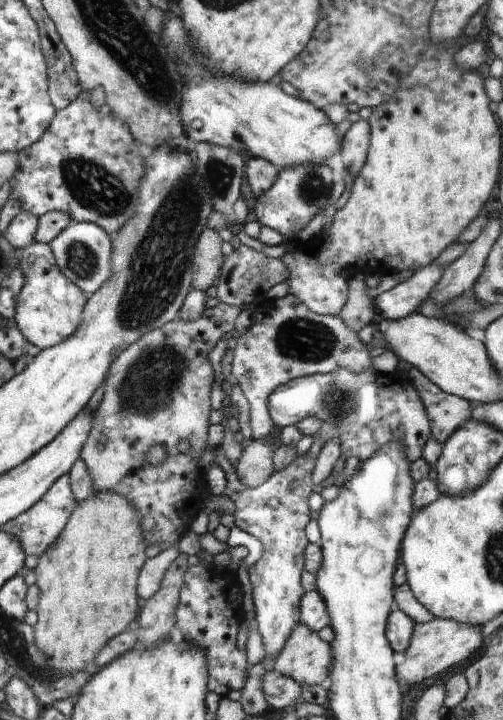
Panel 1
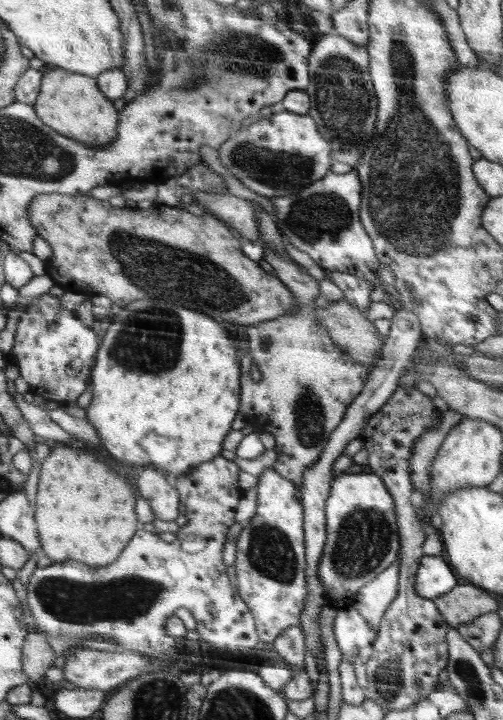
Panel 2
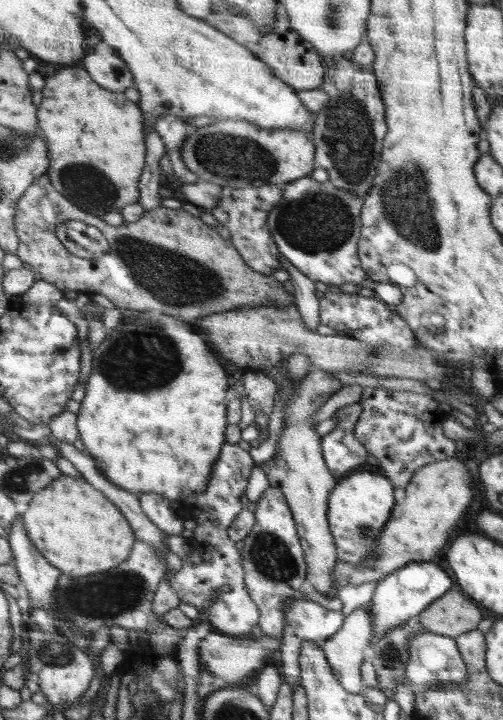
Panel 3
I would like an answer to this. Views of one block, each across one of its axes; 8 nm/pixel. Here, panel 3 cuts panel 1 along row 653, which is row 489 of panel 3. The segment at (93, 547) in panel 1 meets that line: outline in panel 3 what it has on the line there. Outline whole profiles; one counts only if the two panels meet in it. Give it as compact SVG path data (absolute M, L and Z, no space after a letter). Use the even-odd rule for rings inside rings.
M83 476L58 478L38 492L29 507L23 518L32 541L52 564L72 577L95 575L120 566L130 558L137 542L130 522L118 506Z

